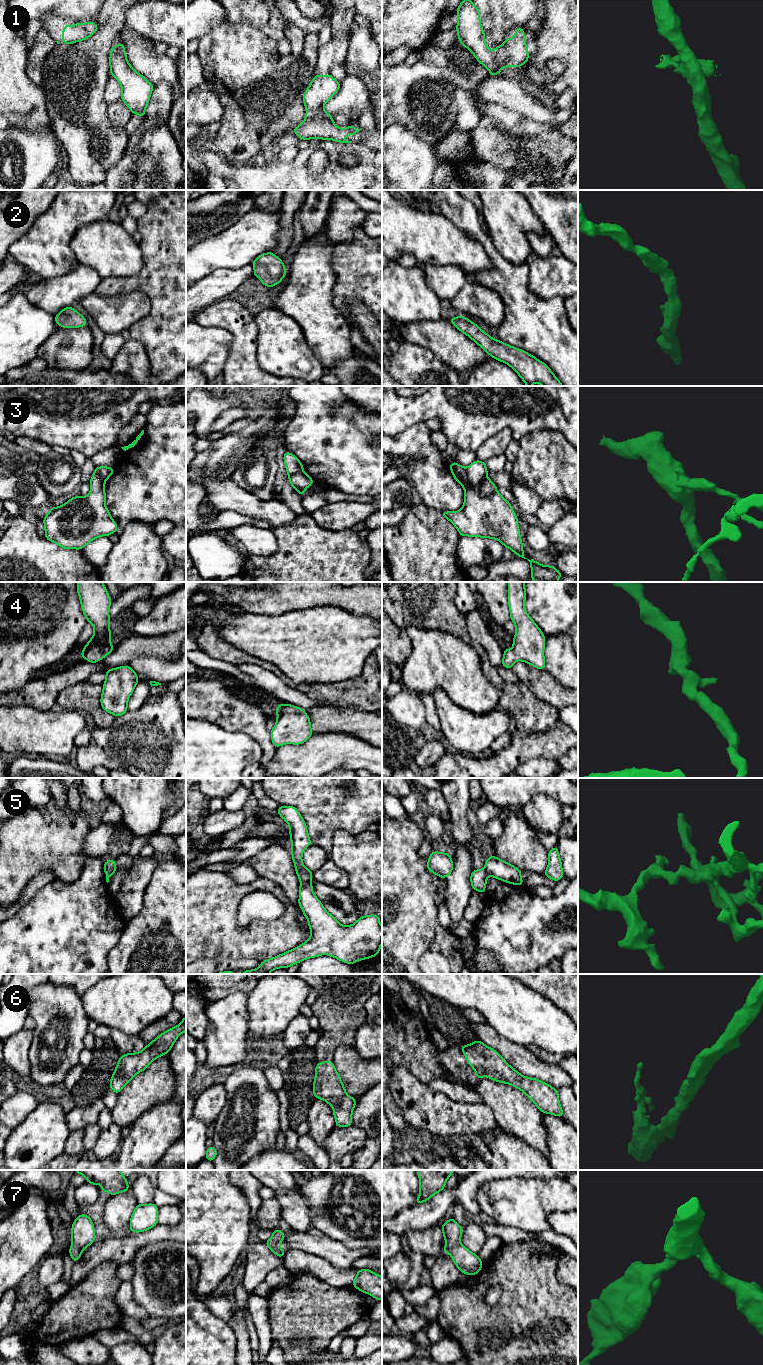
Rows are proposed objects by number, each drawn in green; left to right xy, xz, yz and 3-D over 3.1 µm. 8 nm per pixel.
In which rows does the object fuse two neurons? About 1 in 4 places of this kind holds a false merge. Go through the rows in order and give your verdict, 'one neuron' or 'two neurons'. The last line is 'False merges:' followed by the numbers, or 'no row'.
1: two neurons
2: one neuron
3: two neurons
4: one neuron
5: two neurons
6: one neuron
7: one neuron
False merges: 1, 3, 5

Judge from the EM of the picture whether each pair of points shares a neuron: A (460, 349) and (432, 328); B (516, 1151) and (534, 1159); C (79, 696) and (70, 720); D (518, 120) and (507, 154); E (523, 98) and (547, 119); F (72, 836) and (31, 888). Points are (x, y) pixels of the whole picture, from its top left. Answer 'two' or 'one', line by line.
A: one
B: one
C: two
D: two
E: one
F: two

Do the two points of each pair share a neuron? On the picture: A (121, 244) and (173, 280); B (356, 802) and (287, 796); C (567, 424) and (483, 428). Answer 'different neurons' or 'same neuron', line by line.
A: different neurons
B: same neuron
C: same neuron

